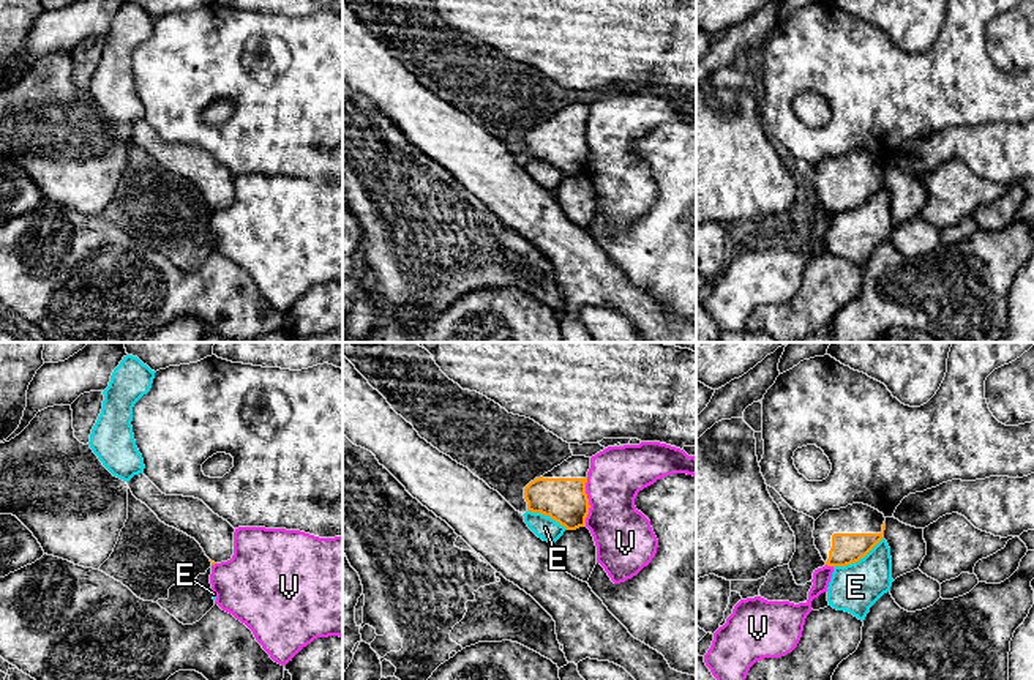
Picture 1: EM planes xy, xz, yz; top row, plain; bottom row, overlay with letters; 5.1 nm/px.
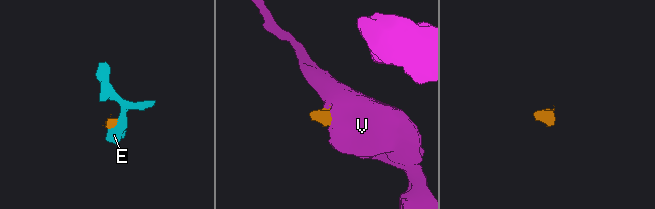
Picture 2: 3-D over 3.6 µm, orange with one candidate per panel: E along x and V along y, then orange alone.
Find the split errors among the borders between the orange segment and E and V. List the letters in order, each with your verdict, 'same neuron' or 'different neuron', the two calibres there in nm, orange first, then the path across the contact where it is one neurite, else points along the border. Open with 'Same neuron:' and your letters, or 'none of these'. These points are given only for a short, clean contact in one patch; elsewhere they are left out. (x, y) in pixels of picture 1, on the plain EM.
Same neuron: none of these
E: different neuron; calibres 160 and 240 nm; border yz (883, 183), (857, 207), (834, 215)
V: different neuron; calibres 220 and 300 nm; border xz (588, 125), (586, 144), (589, 160), (584, 171)

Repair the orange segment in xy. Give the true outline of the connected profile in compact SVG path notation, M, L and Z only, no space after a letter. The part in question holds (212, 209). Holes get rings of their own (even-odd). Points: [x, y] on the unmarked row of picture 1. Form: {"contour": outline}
{"contour": "M144 120L134 121L126 131L133 142L145 150L161 169L194 185L212 211L232 205L235 175L202 147L166 142Z"}

